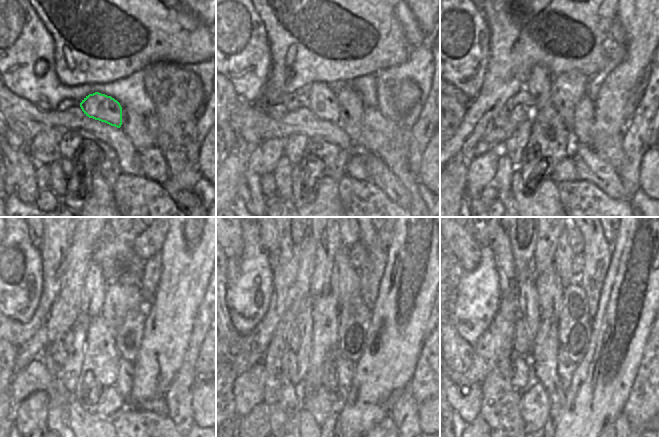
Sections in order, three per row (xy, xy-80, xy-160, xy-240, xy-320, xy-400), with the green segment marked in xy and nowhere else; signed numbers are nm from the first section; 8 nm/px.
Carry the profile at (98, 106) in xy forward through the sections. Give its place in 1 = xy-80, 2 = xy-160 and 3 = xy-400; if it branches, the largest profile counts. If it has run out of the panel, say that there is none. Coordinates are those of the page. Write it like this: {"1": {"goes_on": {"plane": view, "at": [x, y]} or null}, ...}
{"1": {"goes_on": {"plane": "xy-80", "at": [322, 102]}}, "2": {"goes_on": {"plane": "xy-160", "at": [538, 83]}}, "3": {"goes_on": {"plane": "xy-400", "at": [543, 258]}}}

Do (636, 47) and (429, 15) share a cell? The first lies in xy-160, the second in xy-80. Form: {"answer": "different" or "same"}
{"answer": "same"}

